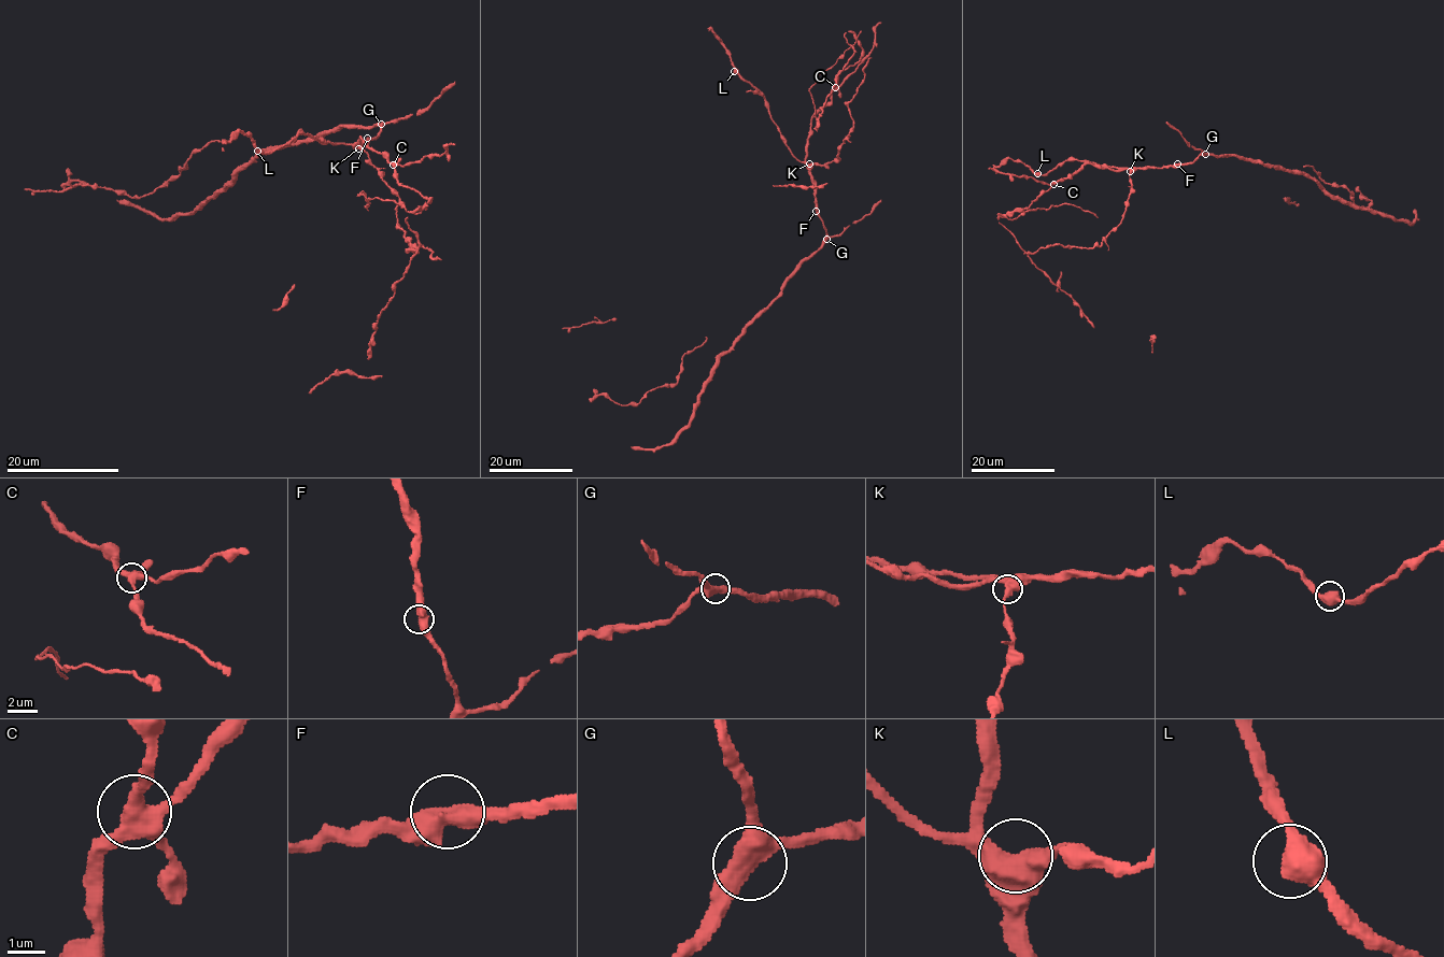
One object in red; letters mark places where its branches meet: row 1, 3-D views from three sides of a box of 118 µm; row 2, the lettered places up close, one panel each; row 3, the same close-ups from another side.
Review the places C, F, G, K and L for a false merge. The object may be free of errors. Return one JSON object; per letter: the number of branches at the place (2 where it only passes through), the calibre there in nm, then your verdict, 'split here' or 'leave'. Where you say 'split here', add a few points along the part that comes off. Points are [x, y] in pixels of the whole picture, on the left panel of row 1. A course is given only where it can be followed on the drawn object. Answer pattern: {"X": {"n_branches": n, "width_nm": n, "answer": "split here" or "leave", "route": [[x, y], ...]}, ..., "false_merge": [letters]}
{"C": {"n_branches": 4, "width_nm": 440, "answer": "split here", "route": [[394, 165], [395, 179], [418, 190], [427, 203], [407, 218], [416, 236], [418, 253], [381, 312], [368, 359]]}, "F": {"n_branches": 2, "width_nm": 480, "answer": "leave"}, "G": {"n_branches": 3, "width_nm": 460, "answer": "leave"}, "K": {"n_branches": 3, "width_nm": 480, "answer": "leave"}, "L": {"n_branches": 2, "width_nm": 500, "answer": "leave"}, "false_merge": ["C"]}

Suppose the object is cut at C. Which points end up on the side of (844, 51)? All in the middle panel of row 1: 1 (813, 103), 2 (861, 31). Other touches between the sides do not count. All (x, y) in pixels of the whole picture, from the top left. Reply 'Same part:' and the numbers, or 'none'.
Same part: 1, 2

